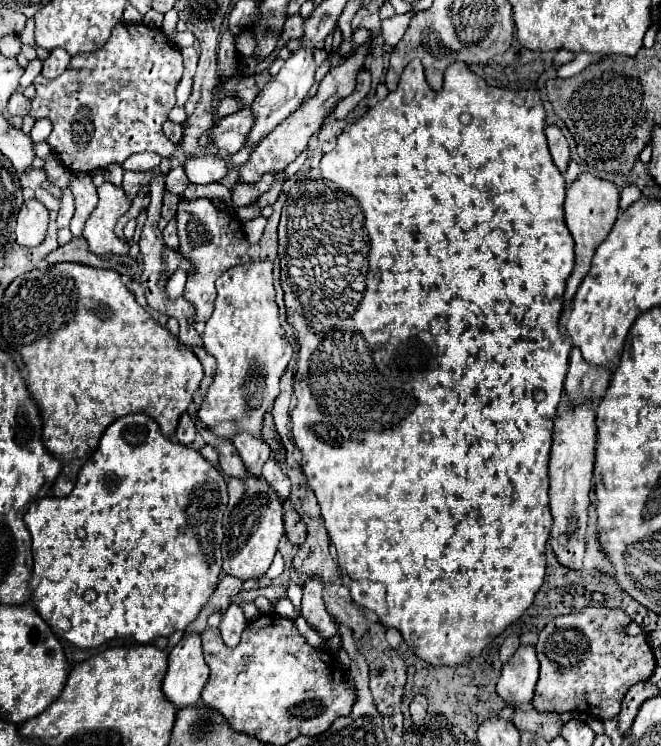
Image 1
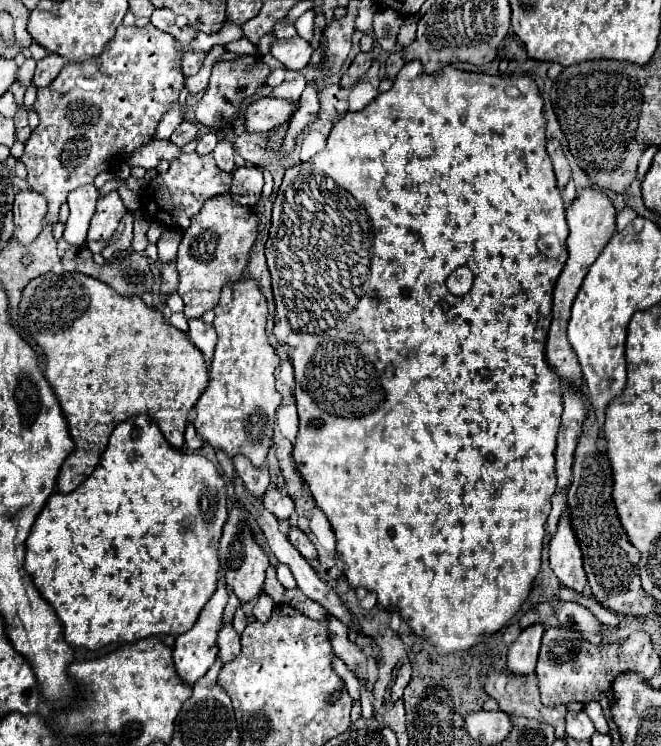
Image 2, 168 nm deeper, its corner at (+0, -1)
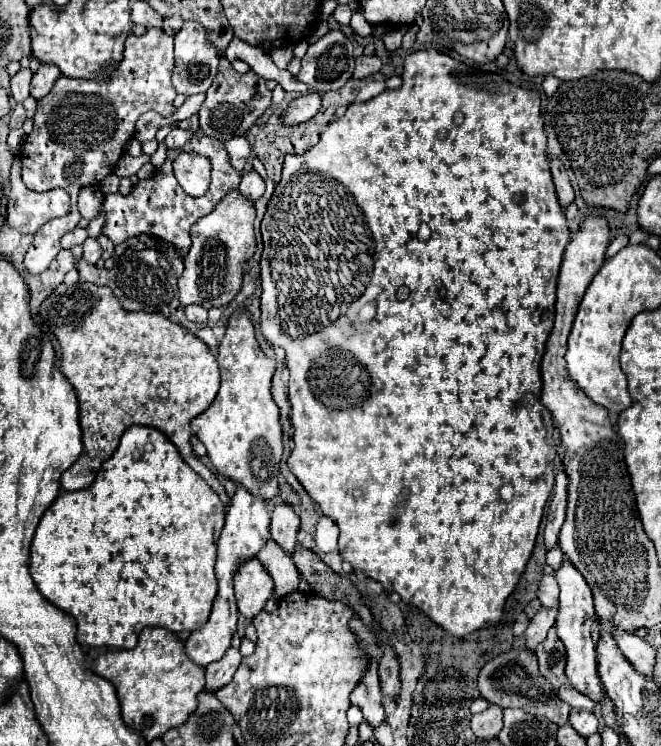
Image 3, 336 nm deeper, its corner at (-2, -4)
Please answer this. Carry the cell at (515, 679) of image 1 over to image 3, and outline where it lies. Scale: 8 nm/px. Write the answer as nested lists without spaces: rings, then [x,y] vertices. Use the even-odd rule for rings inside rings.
[[[542,607],[532,619],[530,619],[530,625],[524,633],[524,647],[528,647],[530,651],[538,647],[538,643],[542,643],[546,639],[546,633],[548,629],[556,623],[556,613],[558,609],[546,609]]]

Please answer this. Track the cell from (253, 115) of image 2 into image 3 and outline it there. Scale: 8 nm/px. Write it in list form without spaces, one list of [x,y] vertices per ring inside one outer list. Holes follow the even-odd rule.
[[[310,93],[310,95],[302,95],[298,99],[292,99],[288,103],[288,107],[282,111],[280,119],[286,127],[294,127],[300,125],[308,119],[312,119],[320,109],[320,95],[318,93]]]

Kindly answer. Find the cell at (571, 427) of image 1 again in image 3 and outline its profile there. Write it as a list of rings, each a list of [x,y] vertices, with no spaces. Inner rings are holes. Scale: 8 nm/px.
[[[566,557],[562,561],[562,565],[556,569],[556,579],[560,585],[560,609],[558,609],[558,619],[556,619],[556,631],[558,631],[558,637],[562,639],[562,643],[566,647],[566,655],[568,655],[566,675],[570,677],[570,683],[580,693],[590,697],[592,701],[600,701],[604,695],[604,689],[602,689],[598,673],[596,673],[596,647],[594,647],[594,641],[590,639],[590,625],[594,619],[592,591],[590,591],[588,583],[584,581],[584,577],[578,573],[578,569],[574,569],[574,565],[570,565],[570,561],[566,561]]]

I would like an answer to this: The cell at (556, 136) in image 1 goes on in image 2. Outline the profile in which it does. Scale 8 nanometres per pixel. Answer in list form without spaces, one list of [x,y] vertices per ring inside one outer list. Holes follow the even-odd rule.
[[[550,140],[548,146],[546,146],[546,150],[548,150],[550,160],[552,160],[552,164],[554,164],[556,184],[558,184],[558,188],[562,190],[562,188],[568,184],[568,180],[570,180],[570,166],[568,166],[568,160],[566,160],[566,156],[564,156],[564,152],[562,152],[558,140]]]

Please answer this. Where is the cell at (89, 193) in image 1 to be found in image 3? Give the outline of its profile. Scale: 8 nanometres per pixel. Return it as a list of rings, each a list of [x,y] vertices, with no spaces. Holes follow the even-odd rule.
[[[86,187],[78,195],[78,211],[84,219],[94,219],[104,201],[104,193],[96,187]]]

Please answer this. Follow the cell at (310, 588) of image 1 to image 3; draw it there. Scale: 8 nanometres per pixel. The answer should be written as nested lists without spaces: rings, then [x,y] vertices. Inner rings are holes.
[[[356,639],[356,645],[358,645],[358,649],[366,655],[366,659],[368,659],[368,669],[366,669],[362,681],[360,681],[360,683],[356,685],[356,689],[352,691],[350,699],[352,699],[354,705],[358,705],[358,707],[362,709],[364,719],[366,719],[372,727],[376,727],[376,725],[380,725],[380,723],[386,719],[384,707],[382,707],[380,681],[378,681],[378,661],[376,661],[376,657],[370,653],[370,649],[368,649],[368,645],[366,645],[364,641]]]

